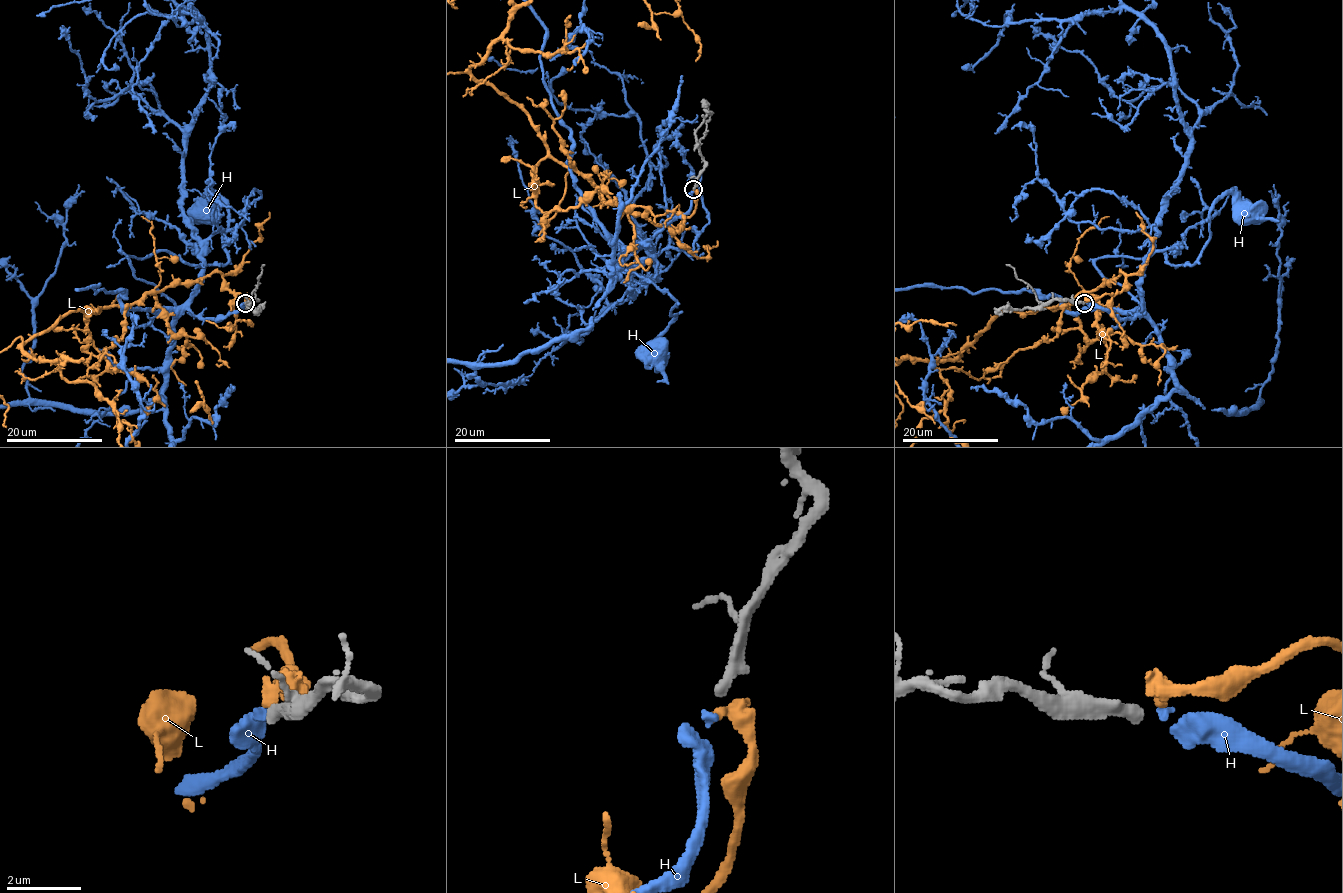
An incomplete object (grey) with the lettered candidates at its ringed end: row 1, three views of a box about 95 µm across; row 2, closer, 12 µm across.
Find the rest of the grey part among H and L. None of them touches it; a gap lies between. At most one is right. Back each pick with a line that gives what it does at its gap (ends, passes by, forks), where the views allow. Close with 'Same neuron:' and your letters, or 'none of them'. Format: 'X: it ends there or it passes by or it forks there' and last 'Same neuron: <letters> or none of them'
H: it ends there
Same neuron: H

